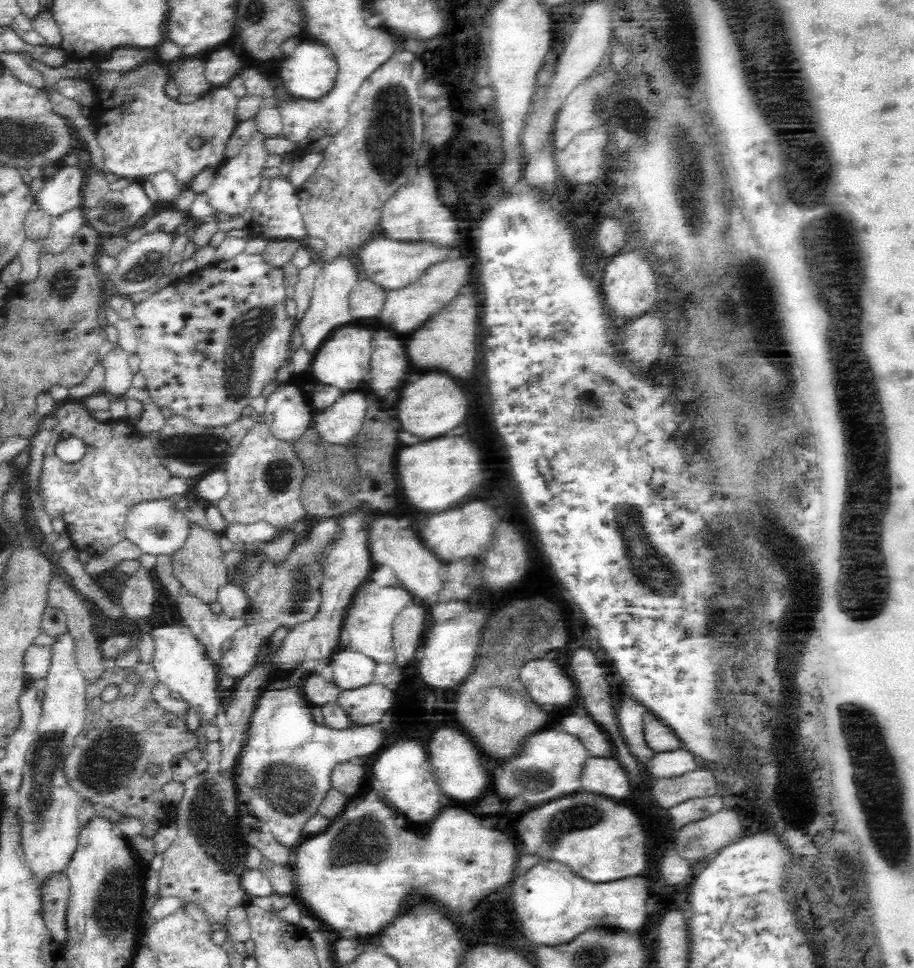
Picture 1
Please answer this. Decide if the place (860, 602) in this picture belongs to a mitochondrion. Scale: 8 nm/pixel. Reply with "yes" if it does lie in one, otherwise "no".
yes

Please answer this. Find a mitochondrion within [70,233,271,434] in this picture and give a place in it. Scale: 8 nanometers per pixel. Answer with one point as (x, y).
(146, 270)

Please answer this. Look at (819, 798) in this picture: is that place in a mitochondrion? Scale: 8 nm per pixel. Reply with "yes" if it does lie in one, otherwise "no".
no

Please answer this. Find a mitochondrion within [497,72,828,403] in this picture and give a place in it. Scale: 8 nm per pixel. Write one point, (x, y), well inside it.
(676, 141)

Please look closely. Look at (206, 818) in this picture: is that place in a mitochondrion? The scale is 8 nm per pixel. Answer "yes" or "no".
yes

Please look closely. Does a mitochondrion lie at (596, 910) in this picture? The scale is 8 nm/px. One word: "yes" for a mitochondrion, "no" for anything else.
no

